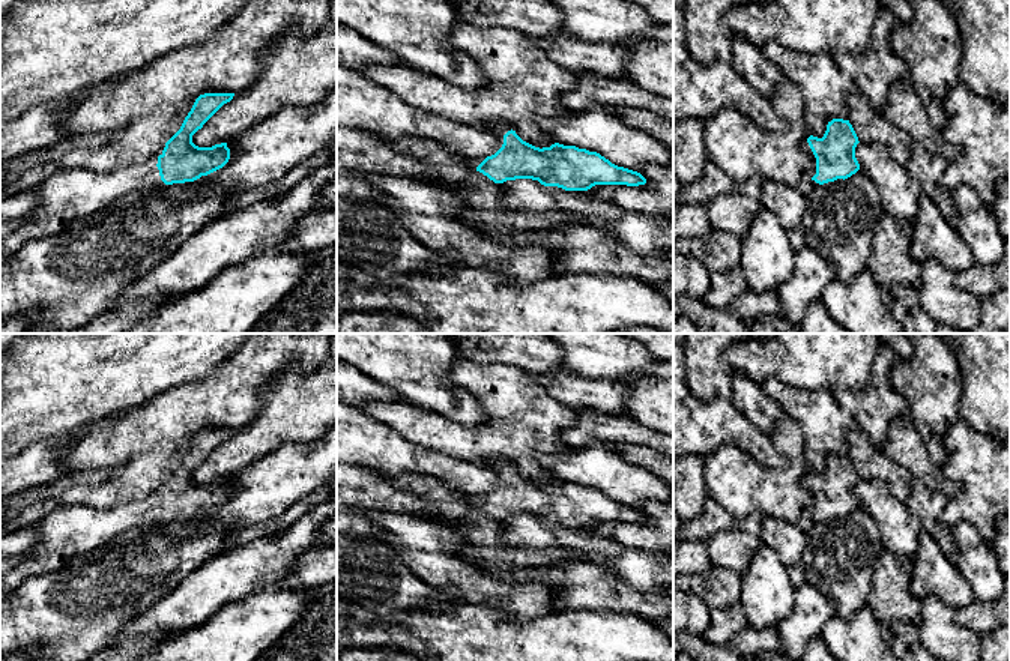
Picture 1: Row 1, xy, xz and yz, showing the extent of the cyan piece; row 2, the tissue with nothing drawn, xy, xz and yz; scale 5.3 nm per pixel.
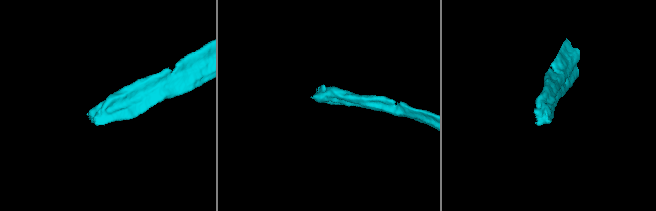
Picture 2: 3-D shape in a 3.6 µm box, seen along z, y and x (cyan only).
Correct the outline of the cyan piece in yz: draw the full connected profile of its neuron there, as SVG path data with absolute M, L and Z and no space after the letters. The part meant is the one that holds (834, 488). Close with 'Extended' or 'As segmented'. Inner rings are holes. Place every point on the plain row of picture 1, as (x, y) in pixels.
M830 454L822 475L807 470L801 485L810 494L809 511L813 523L834 517L845 517L860 506L855 494L858 473L848 457L843 454Z. Extended

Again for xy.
M200 431L180 466L155 491L125 506L99 511L86 505L66 505L51 511L35 523L39 539L0 578L0 601L9 598L27 578L54 571L78 553L101 547L132 527L194 518L222 505L230 496L227 479L198 484L192 472L233 433Z. Extended

